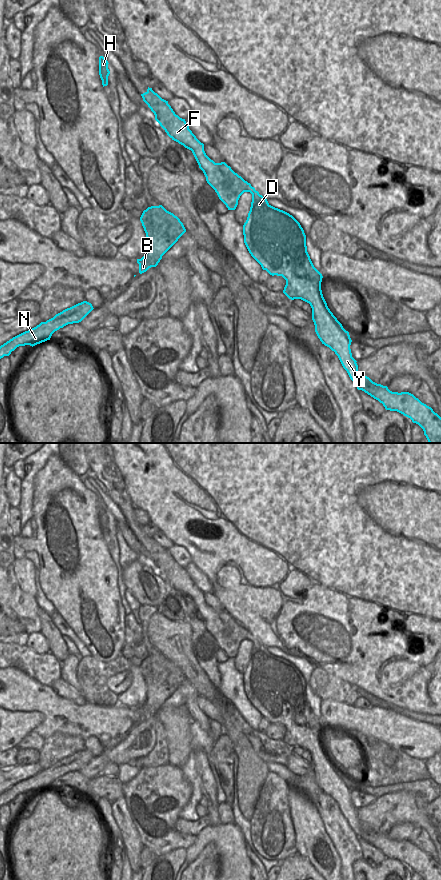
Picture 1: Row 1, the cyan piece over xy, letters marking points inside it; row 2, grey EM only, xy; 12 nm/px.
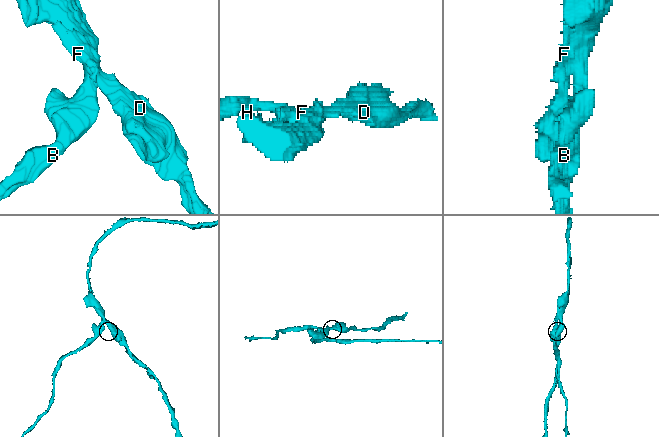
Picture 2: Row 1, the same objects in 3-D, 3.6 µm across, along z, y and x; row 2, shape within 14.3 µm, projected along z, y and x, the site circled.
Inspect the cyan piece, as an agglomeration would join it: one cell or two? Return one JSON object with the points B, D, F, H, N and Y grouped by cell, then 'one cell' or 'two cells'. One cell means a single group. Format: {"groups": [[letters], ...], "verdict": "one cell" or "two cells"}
{"groups": [["B", "H", "N"], ["D", "F", "Y"]], "verdict": "two cells"}

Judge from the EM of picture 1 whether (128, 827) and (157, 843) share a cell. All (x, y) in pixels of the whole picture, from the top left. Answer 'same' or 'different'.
different

